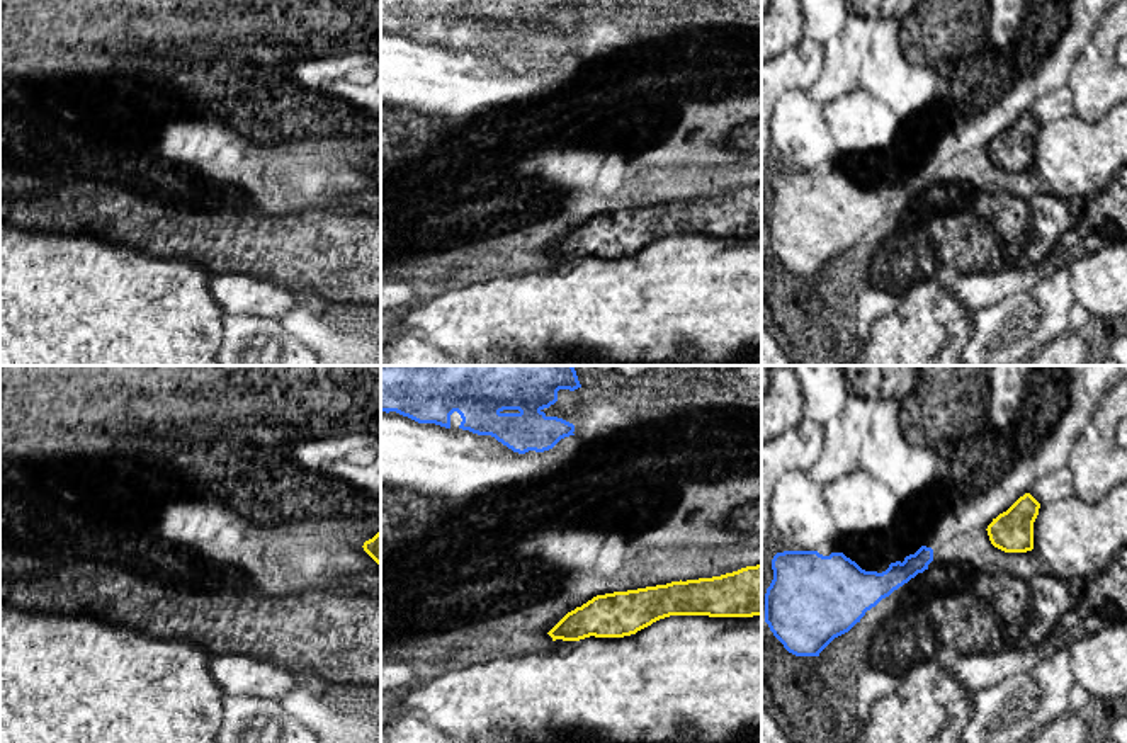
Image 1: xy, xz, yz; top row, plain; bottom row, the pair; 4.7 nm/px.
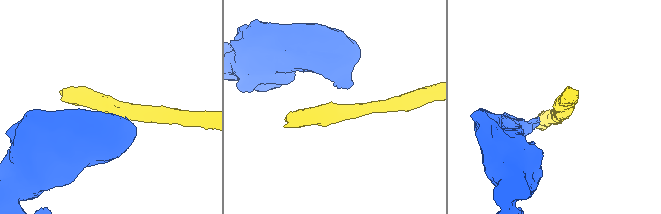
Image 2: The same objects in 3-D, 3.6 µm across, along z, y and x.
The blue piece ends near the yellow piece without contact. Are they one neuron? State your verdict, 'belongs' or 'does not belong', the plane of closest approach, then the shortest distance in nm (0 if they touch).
does not belong | yz | 280 nm

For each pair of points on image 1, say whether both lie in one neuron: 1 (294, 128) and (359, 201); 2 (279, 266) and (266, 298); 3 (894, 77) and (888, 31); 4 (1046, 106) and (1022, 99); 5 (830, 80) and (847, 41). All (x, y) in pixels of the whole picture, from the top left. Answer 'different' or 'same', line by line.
1: different
2: different
3: same
4: different
5: same

